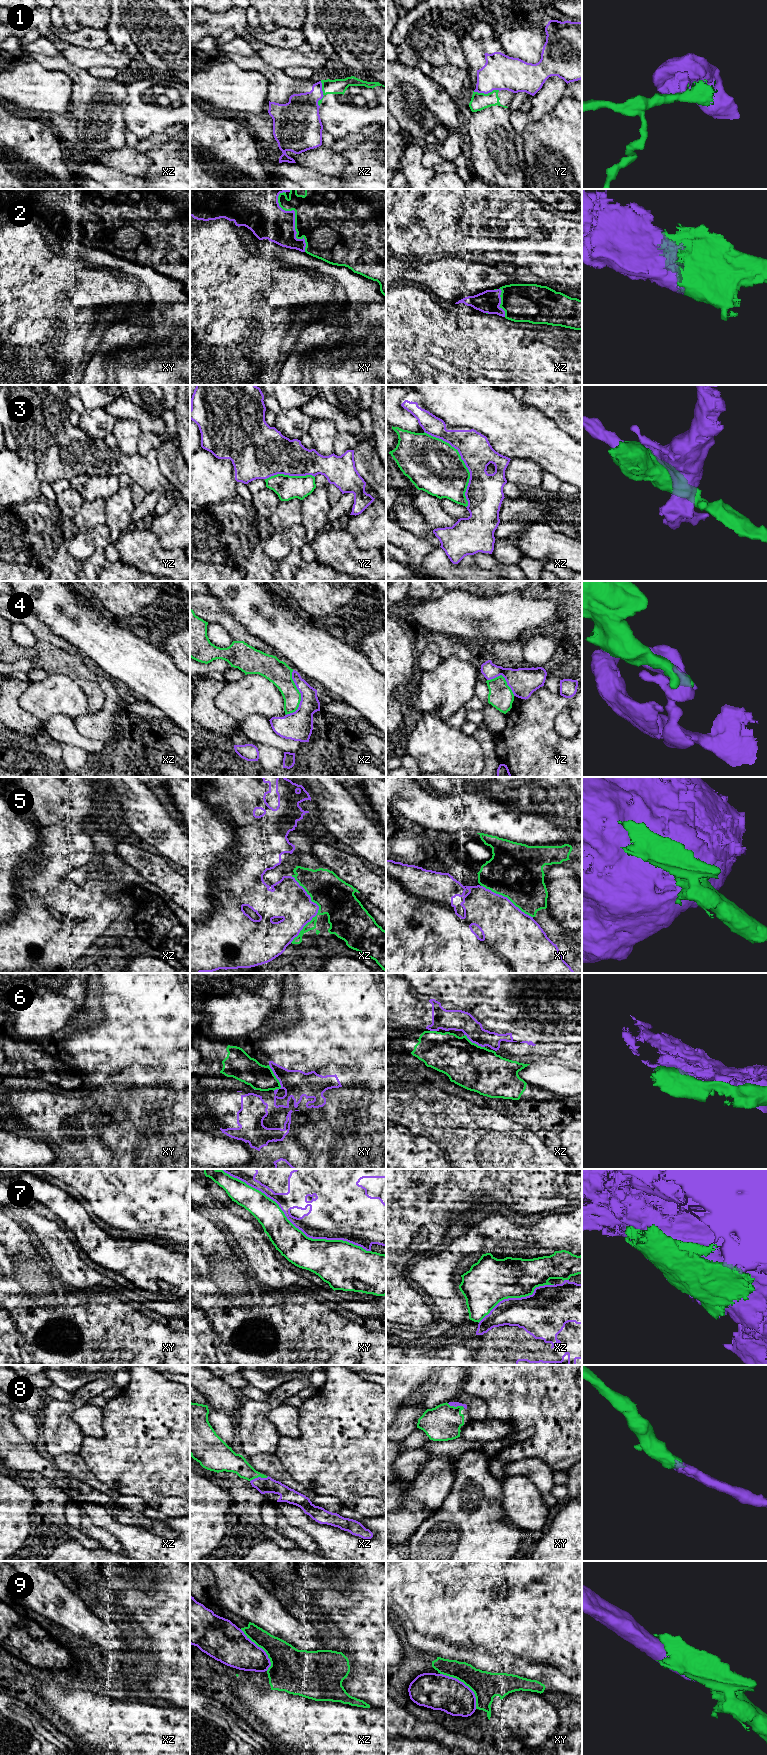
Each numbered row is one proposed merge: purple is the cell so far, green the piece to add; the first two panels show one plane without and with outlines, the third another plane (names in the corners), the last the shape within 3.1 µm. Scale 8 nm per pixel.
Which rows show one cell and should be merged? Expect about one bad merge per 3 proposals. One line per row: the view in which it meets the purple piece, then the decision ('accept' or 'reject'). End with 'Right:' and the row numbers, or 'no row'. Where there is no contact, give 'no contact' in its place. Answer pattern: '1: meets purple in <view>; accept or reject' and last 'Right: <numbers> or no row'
1: meets purple in xz; reject
2: meets purple in xy; accept
3: meets purple in xz; reject
4: meets purple in xz; reject
5: meets purple in xz; reject
6: meets purple in xy; reject
7: meets purple in xy; reject
8: meets purple in xz; accept
9: meets purple in xy; accept
Right: 2, 8, 9

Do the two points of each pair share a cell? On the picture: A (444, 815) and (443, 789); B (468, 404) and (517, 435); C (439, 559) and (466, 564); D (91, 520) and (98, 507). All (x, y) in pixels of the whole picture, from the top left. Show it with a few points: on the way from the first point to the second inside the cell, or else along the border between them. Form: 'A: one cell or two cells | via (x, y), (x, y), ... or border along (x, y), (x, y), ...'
A: two cells | border along (466, 790), (438, 795)
B: one cell | via (480, 406), (494, 412), (505, 423)
C: one cell | via (446, 566), (459, 567)
D: one cell | via (92, 517), (95, 510)

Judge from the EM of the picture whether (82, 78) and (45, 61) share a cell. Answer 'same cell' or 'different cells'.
same cell

